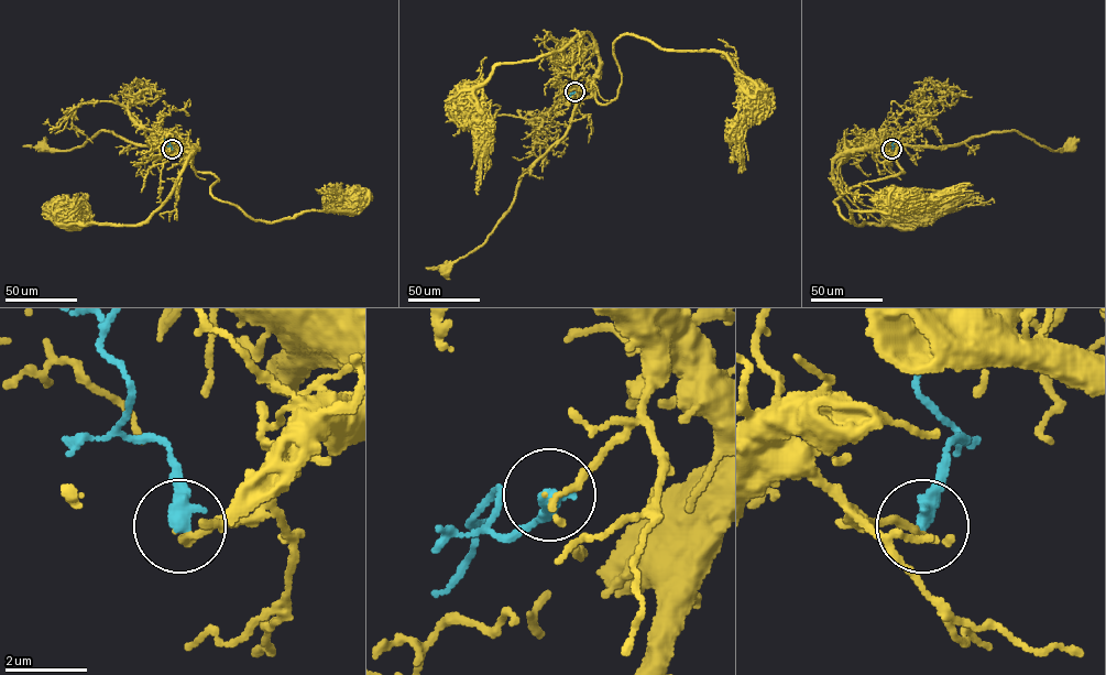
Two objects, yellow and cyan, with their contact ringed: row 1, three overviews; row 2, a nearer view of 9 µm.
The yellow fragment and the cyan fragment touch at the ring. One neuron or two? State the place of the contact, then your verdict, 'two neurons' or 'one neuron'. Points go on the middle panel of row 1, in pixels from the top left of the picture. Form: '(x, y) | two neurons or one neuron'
(575, 91) | one neuron

